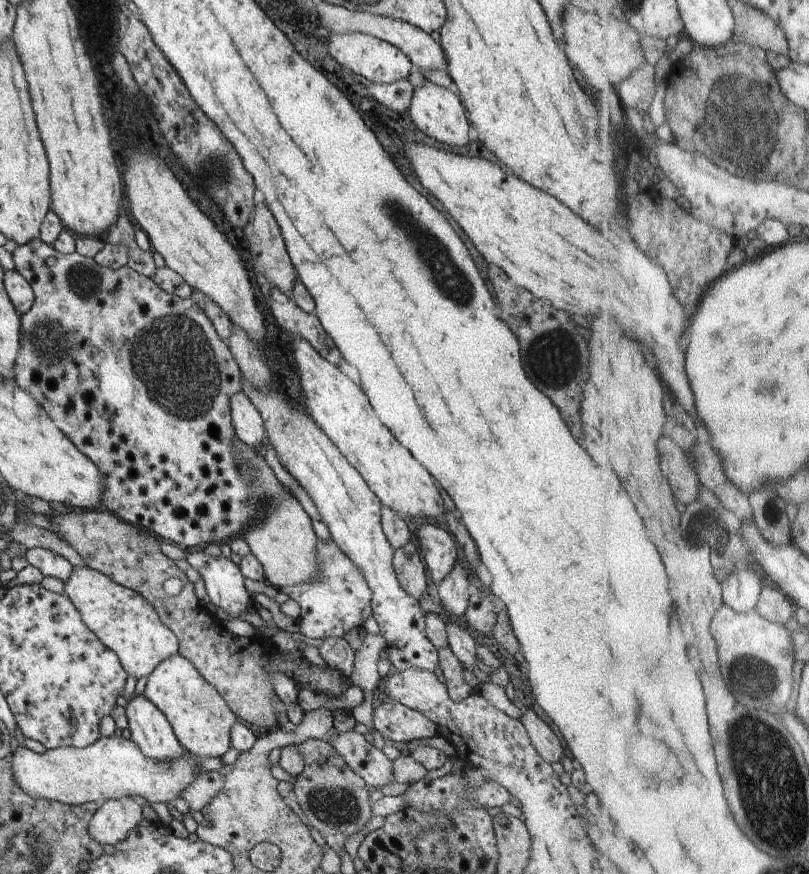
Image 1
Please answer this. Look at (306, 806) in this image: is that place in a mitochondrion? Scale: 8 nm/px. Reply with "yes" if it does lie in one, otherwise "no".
yes

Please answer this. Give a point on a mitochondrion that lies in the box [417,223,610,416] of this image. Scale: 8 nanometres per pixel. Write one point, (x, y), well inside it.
(553, 358)

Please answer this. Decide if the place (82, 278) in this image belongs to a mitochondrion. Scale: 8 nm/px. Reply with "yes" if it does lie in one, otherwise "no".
yes

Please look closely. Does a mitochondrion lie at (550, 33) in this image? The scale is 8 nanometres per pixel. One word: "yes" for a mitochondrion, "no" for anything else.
no

